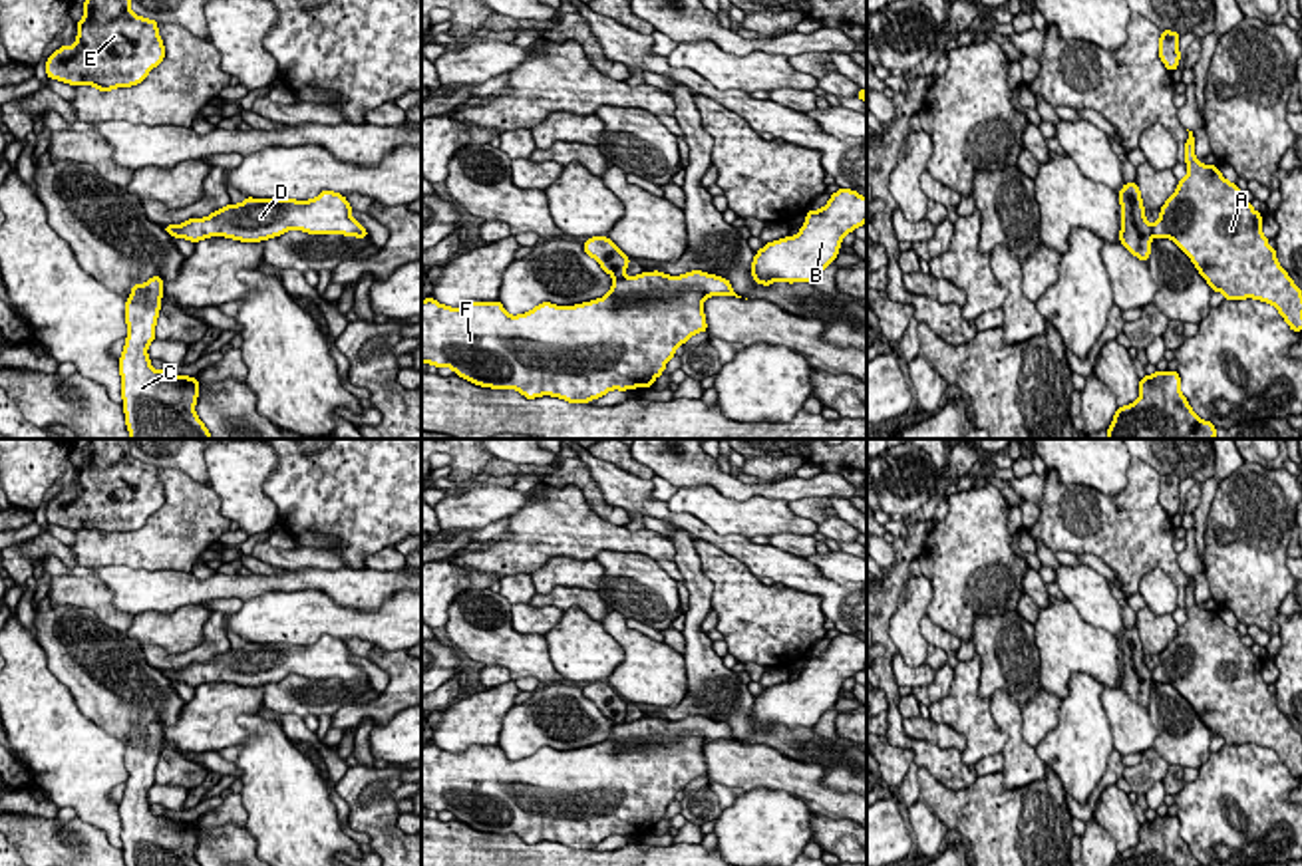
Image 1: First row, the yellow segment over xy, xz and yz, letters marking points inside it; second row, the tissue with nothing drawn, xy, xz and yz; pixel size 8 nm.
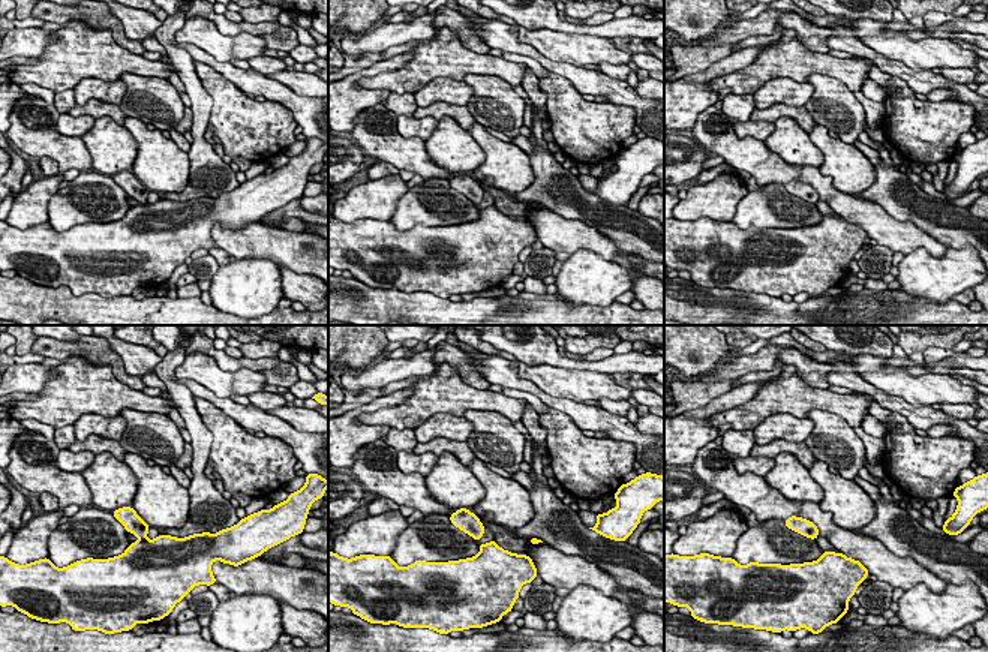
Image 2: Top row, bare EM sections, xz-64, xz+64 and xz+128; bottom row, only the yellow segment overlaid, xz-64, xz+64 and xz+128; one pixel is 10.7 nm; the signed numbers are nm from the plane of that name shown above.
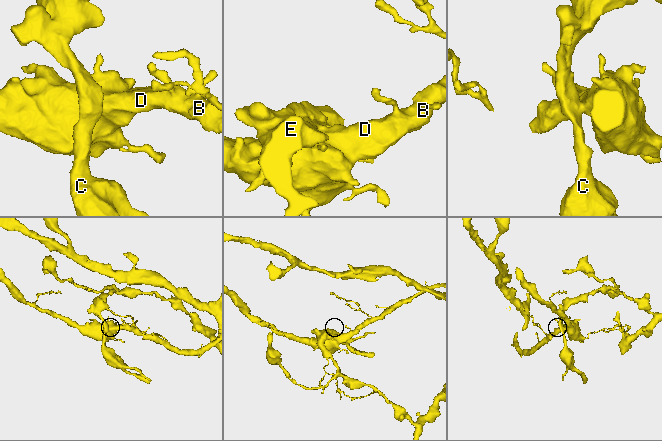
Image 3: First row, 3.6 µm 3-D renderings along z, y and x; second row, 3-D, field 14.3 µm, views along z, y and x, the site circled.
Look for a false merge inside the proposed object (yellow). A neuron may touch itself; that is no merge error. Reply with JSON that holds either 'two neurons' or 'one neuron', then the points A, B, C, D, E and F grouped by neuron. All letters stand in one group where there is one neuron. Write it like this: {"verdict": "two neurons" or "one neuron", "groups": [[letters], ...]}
{"verdict": "two neurons", "groups": [["A", "B", "D", "F"], ["C", "E"]]}

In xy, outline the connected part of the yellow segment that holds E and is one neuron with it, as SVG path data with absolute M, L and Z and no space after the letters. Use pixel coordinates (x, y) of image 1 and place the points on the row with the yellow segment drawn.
M85 0L74 46L46 62L46 75L97 91L131 87L165 58L159 22L131 12L131 0Z

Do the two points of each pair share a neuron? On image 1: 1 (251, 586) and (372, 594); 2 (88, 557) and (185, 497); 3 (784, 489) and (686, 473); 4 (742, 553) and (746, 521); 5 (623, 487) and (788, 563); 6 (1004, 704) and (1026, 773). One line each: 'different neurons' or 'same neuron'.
1: same neuron
2: same neuron
3: same neuron
4: different neurons
5: same neuron
6: same neuron

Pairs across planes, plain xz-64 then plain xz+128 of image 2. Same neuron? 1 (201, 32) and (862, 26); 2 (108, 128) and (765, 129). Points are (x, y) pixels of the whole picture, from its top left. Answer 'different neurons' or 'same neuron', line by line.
1: different neurons
2: different neurons

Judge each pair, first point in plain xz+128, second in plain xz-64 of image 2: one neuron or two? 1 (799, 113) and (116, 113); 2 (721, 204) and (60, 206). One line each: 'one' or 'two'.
1: one
2: two

